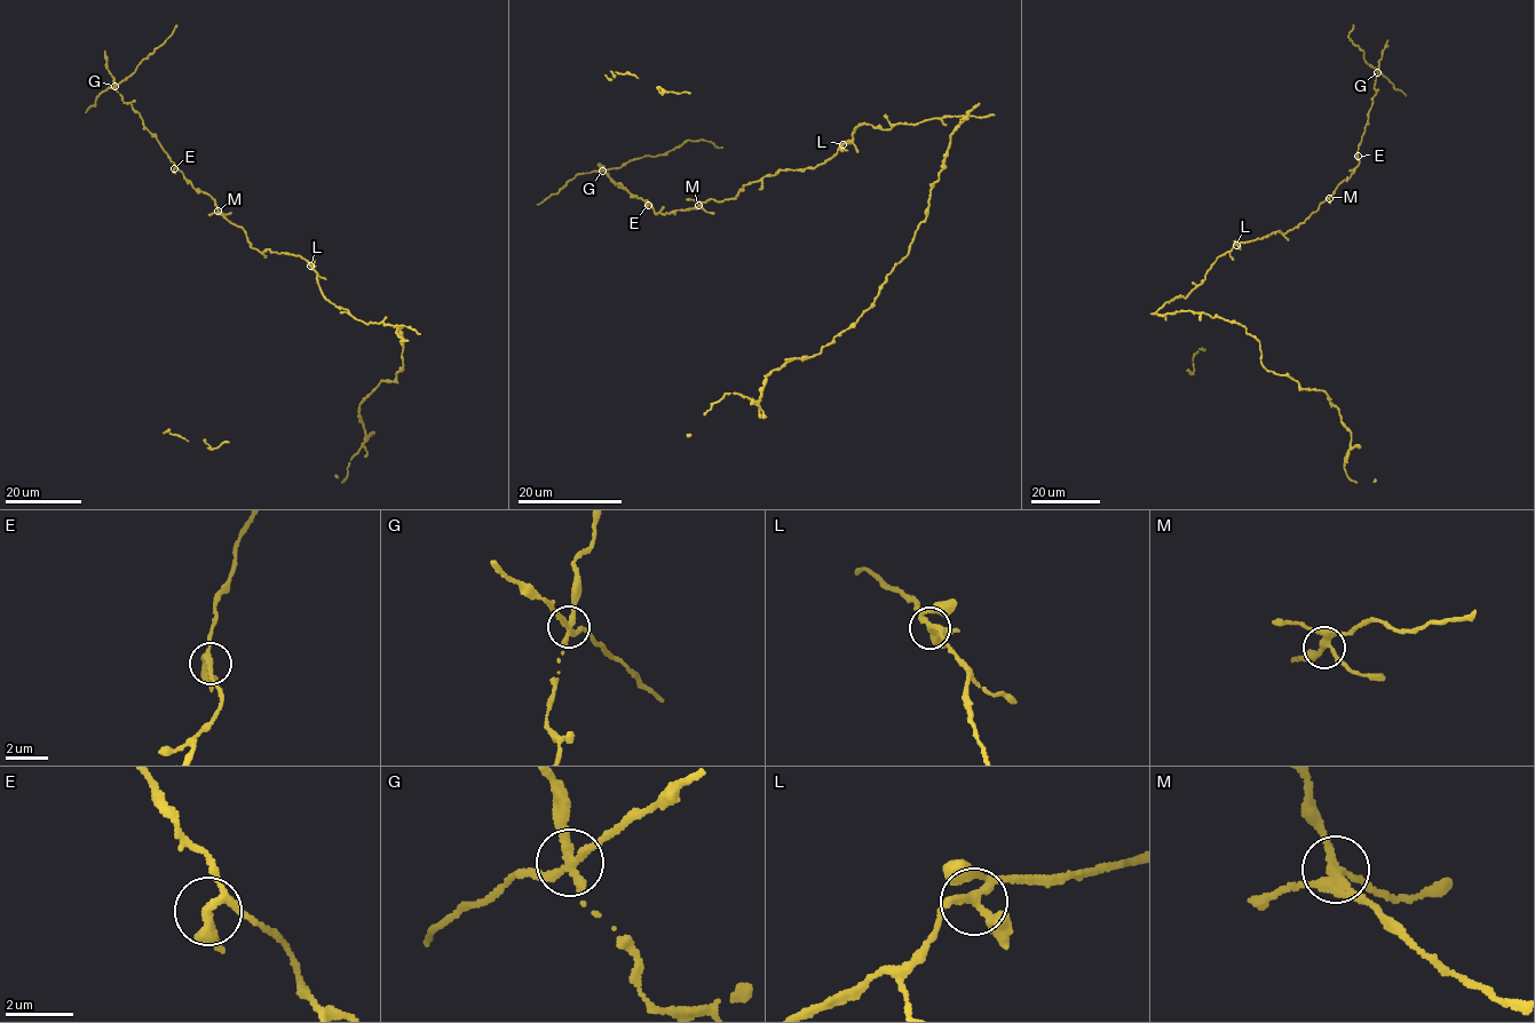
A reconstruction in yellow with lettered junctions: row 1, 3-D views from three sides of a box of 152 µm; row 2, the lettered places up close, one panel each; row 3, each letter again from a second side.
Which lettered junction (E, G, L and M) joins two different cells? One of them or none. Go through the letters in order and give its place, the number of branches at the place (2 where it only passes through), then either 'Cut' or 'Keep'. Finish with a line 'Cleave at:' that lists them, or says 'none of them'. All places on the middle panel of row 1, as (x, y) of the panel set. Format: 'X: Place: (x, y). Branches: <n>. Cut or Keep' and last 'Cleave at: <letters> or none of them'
E: Place: (648, 205). Branches: 3. Keep
G: Place: (602, 171). Branches: 4. Cut
L: Place: (843, 144). Branches: 4. Keep
M: Place: (698, 205). Branches: 4. Keep
Cleave at: G

